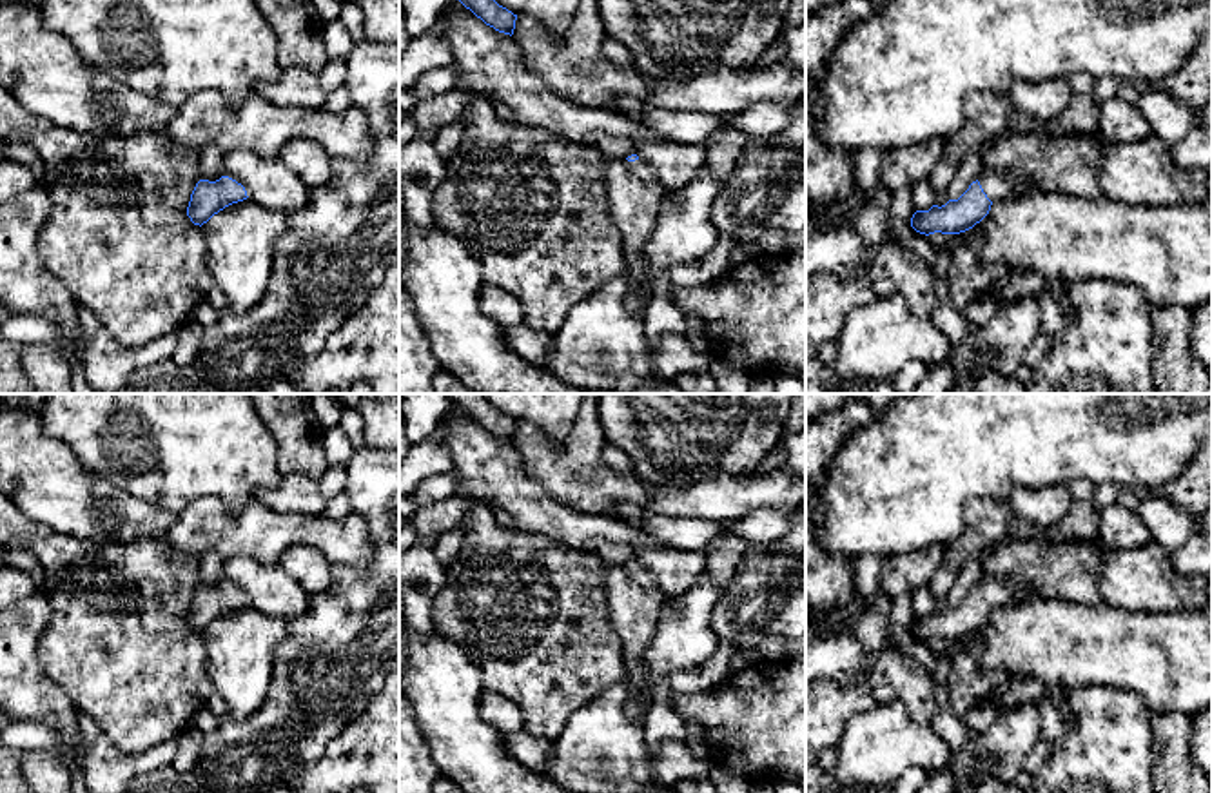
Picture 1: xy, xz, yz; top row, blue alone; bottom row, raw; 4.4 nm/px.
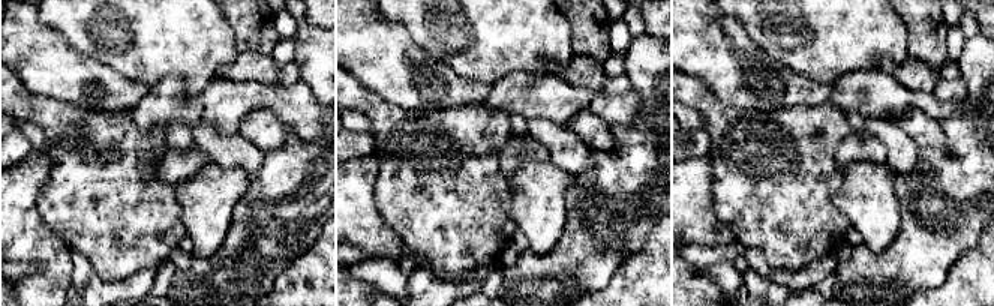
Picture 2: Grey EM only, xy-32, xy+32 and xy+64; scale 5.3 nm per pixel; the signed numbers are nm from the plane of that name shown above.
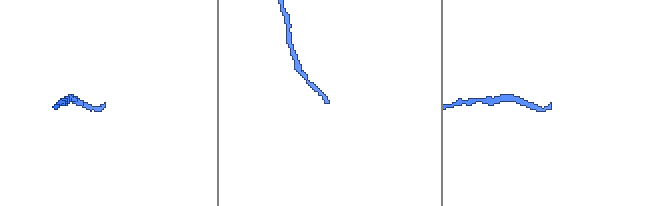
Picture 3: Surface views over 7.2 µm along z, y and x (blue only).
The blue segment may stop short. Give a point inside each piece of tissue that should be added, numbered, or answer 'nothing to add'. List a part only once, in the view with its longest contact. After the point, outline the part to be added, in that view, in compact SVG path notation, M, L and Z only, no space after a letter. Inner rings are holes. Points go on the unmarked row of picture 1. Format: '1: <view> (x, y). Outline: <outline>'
1: yz (998, 592). Outline: M983 577L978 588L992 610L1012 602L1038 599L1038 593L1031 584L1012 577Z

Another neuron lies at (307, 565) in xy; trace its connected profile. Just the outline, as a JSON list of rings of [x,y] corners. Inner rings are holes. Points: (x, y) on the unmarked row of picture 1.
[[[307,544],[287,548],[278,564],[308,595],[327,592],[332,584],[332,566],[321,550]]]

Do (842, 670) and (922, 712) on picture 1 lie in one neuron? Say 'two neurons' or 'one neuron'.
one neuron

